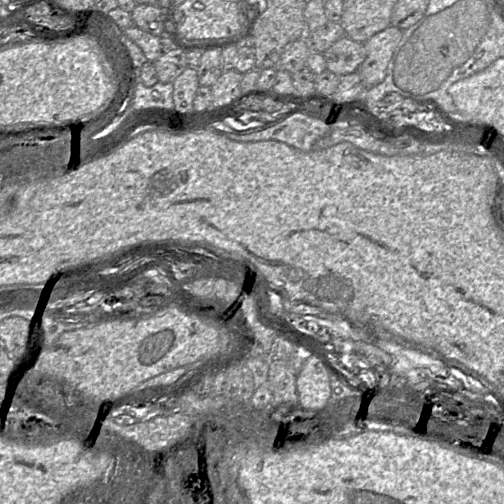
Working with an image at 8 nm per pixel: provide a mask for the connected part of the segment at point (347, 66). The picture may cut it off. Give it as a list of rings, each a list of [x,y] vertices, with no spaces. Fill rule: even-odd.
[[[344,35],[323,52],[327,70],[337,75],[356,72],[366,58],[364,43]]]

